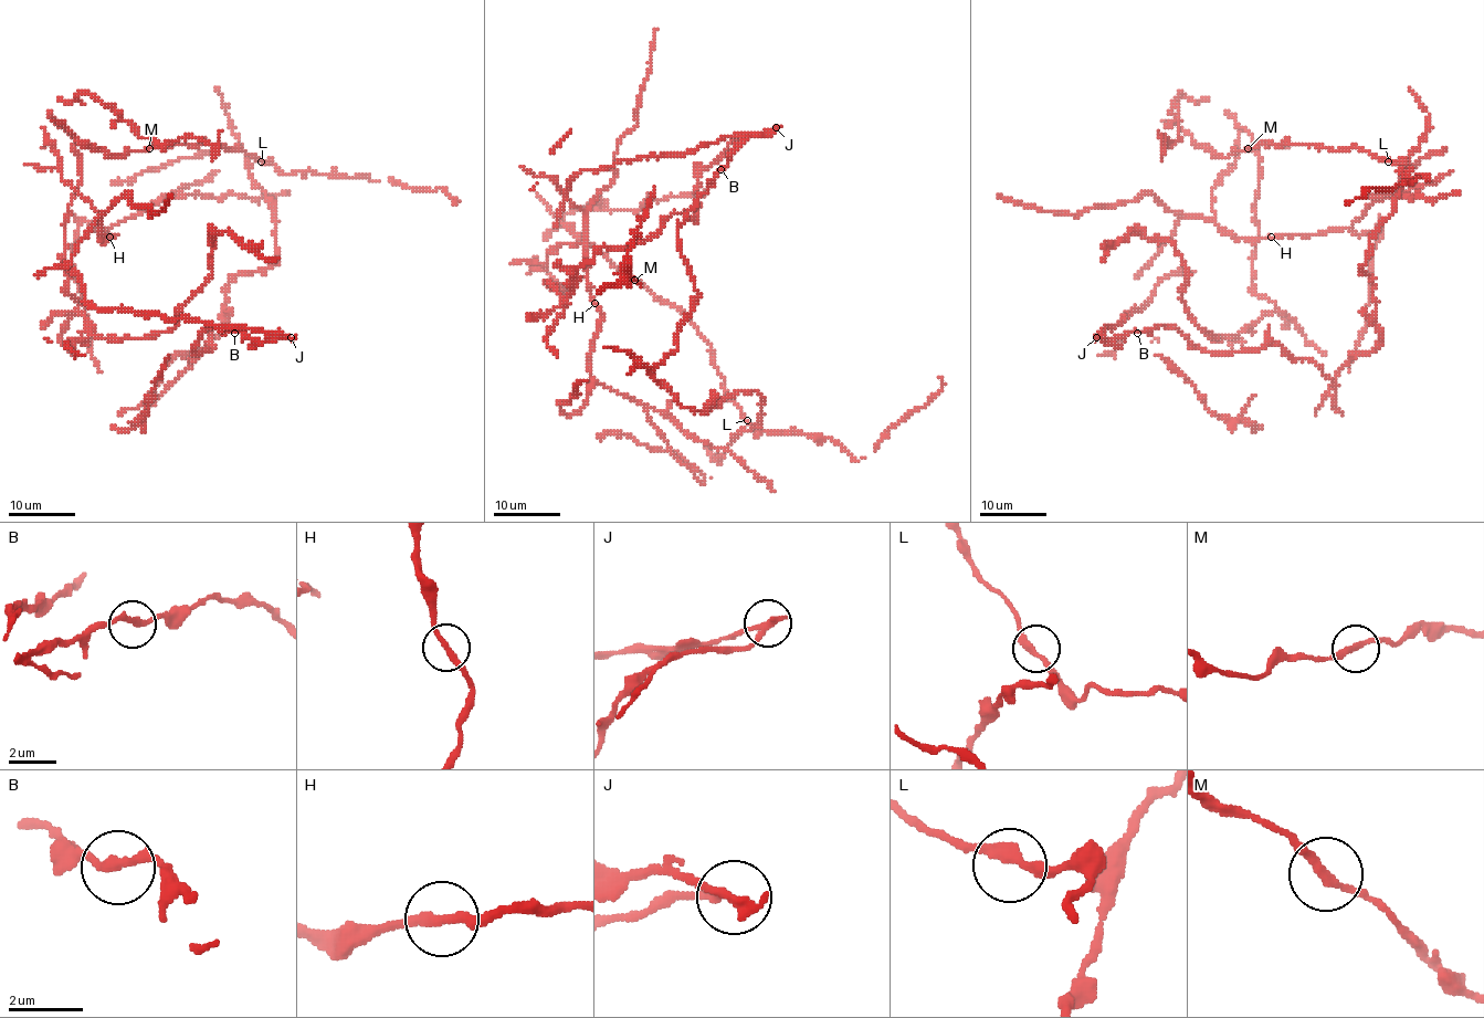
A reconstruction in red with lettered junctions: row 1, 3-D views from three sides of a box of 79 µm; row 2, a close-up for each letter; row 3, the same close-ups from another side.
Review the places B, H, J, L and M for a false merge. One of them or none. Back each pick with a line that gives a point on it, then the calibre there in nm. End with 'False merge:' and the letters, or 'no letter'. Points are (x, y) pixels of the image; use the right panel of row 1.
J: Place: (1096, 337). Thickness 240 nm
False merge: J

